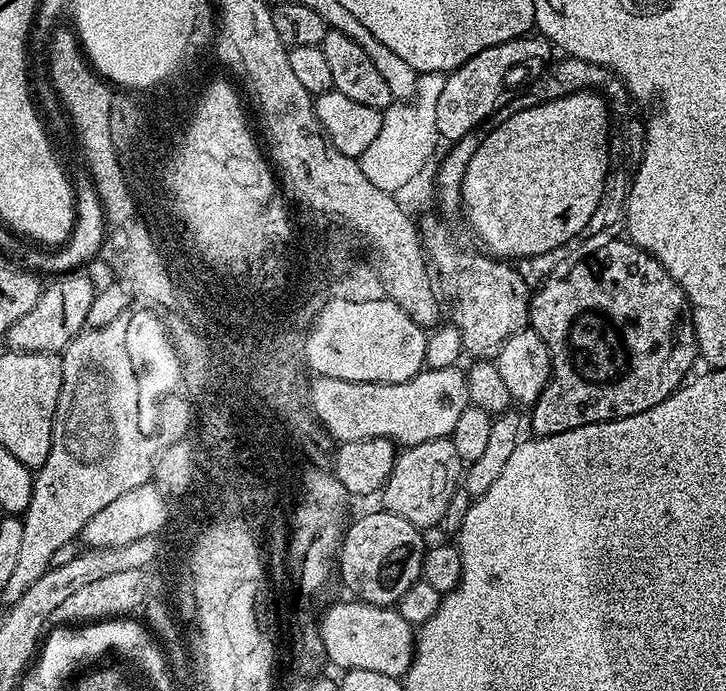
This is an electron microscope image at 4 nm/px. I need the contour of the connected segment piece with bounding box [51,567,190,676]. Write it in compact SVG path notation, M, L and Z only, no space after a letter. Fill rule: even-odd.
M152 568L118 571L108 574L87 586L82 586L77 593L70 594L69 598L52 612L51 621L58 626L91 623L95 620L118 618L135 614L146 621L148 630L154 635L158 644L163 647L166 659L173 675L189 673L190 656L187 645L181 644L182 636L172 620L164 596L164 582L161 576ZM137 612L137 613L134 613ZM145 616L145 617L144 617ZM148 619L148 620L147 620Z

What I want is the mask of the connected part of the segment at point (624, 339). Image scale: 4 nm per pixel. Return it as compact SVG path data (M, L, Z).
M627 238L608 242L606 246L602 246L600 250L573 266L568 272L548 278L537 292L535 289L530 300L530 327L540 335L542 342L546 342L546 350L552 355L552 376L548 379L542 394L530 408L533 437L553 436L562 434L566 430L574 430L578 426L590 426L598 422L610 422L630 418L634 414L642 414L642 410L650 410L650 406L658 406L658 402L662 402L670 393L681 387L686 377L693 371L691 368L698 364L696 331L690 319L690 305L684 298L684 291L649 252L644 252Z

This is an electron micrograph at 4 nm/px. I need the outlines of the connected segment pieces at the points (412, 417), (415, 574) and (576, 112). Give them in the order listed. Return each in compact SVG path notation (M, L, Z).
M453 366L442 370L421 370L414 378L397 384L363 384L322 376L311 385L312 405L321 415L326 430L337 442L386 438L400 446L411 446L430 442L434 438L448 438L451 437L454 426L458 426L458 418L462 418L462 414L470 406L468 378L458 369L459 367Z
M377 510L347 525L338 557L338 576L352 588L351 595L379 608L399 605L402 594L421 579L424 570L425 533L398 514Z
M581 90L570 93L568 96L558 97L557 100L532 102L529 105L529 108L518 109L513 116L505 118L504 124L498 125L496 129L493 127L489 131L488 137L478 146L478 150L474 150L474 158L470 158L470 162L466 166L466 178L462 178L462 186L460 187L460 203L463 215L465 217L468 215L473 230L480 235L481 242L485 244L483 247L491 255L497 258L507 258L512 262L520 262L516 260L522 259L523 256L539 258L550 251L554 251L556 247L562 246L568 239L574 238L586 226L586 222L589 222L591 214L598 206L599 199L602 198L603 194L603 184L606 182L610 171L610 131L608 132L608 107L610 104L601 93Z

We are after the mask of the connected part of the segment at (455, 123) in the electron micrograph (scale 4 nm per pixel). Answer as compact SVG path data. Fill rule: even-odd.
M529 34L510 42L502 42L498 46L490 46L482 50L482 54L474 54L474 58L447 73L436 107L437 133L441 137L444 135L448 142L455 142L481 127L487 116L495 114L508 79L516 80L523 72L529 72L529 77L532 78L541 75L553 59L552 52L554 53L553 45L543 36Z

